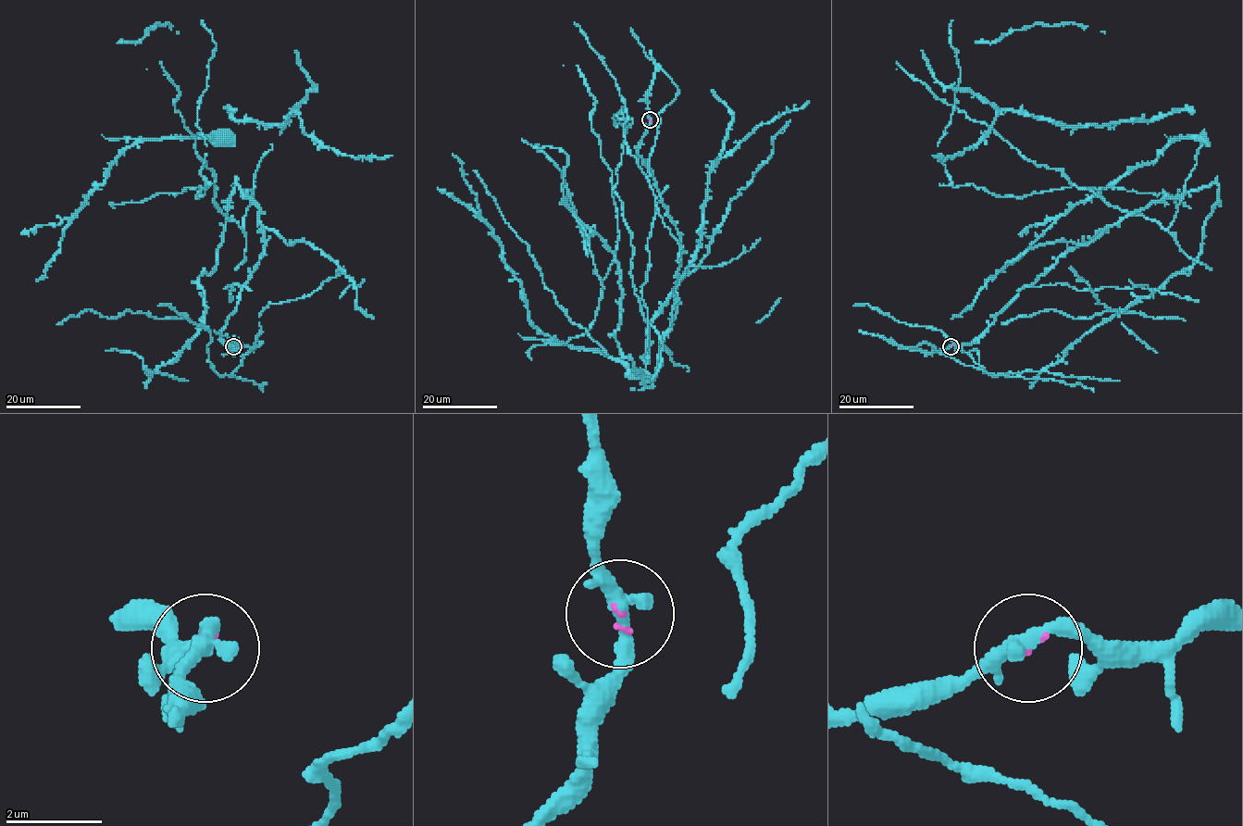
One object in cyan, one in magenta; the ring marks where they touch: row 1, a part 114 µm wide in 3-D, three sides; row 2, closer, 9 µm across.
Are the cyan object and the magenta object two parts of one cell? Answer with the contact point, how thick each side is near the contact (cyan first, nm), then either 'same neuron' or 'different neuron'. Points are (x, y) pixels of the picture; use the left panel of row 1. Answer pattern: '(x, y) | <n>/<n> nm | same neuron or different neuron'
(233, 346) | 280/80 nm | same neuron

